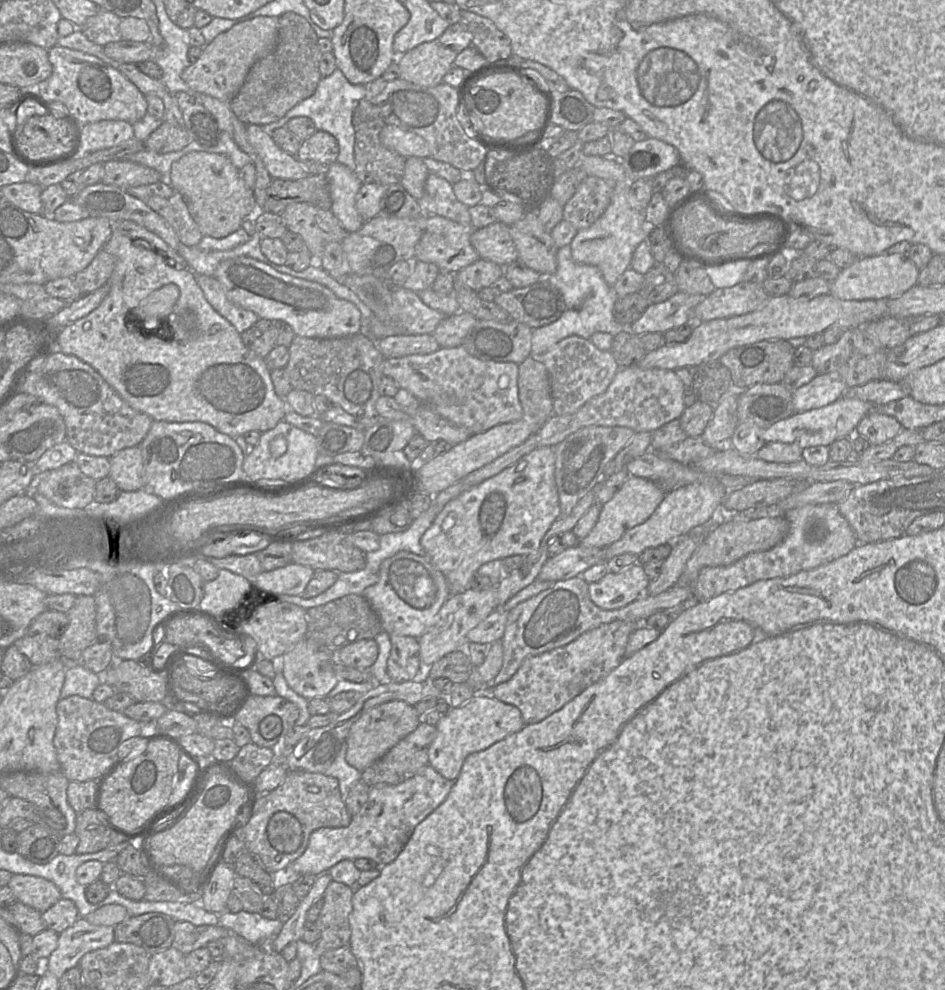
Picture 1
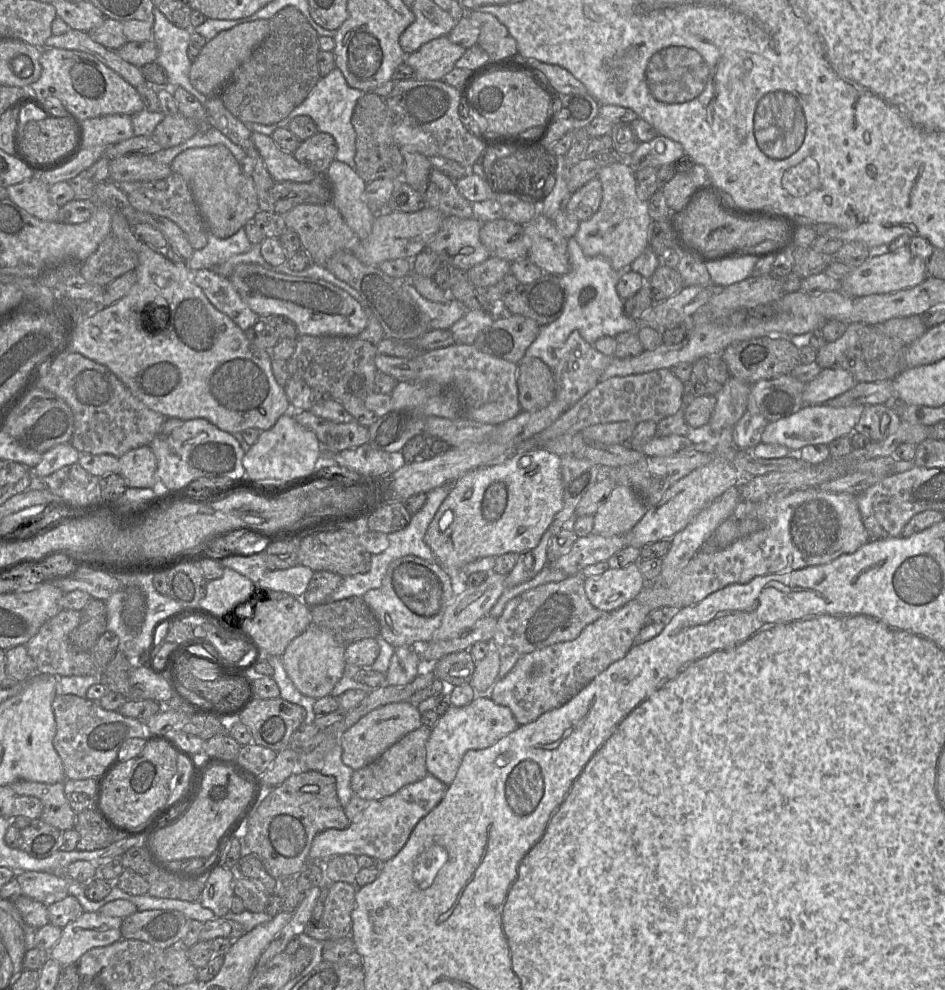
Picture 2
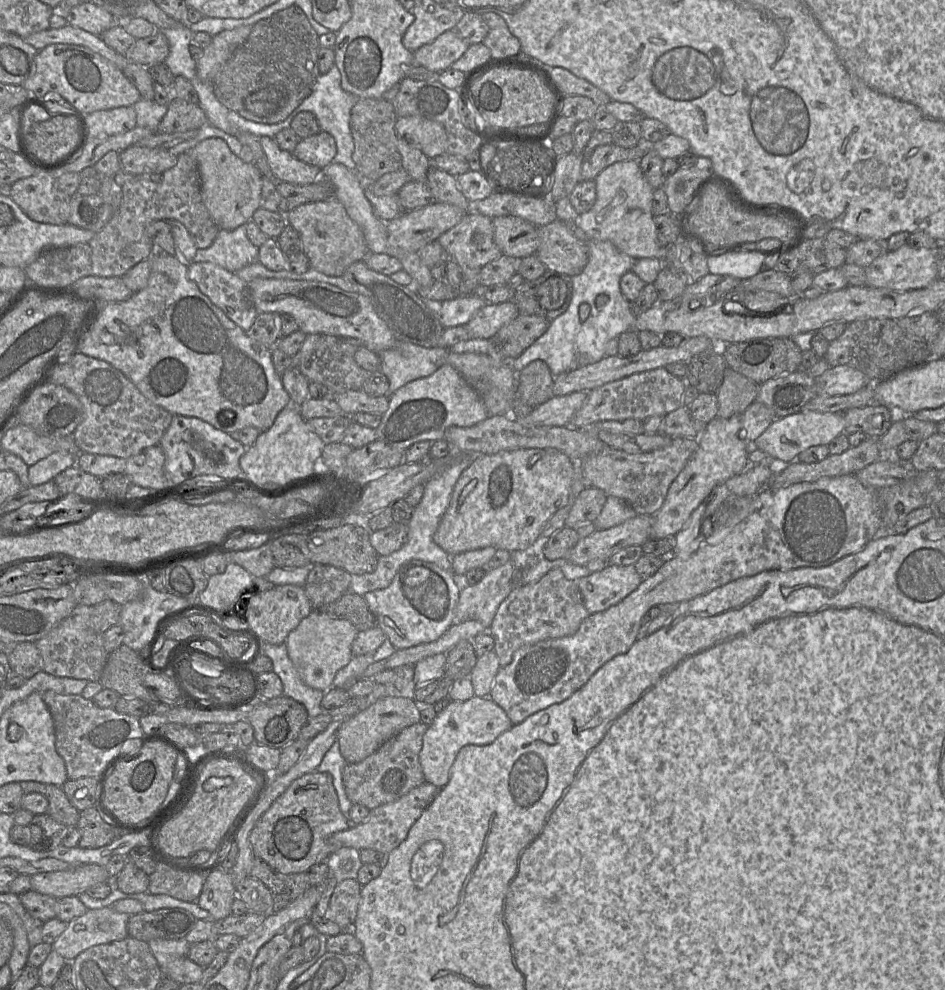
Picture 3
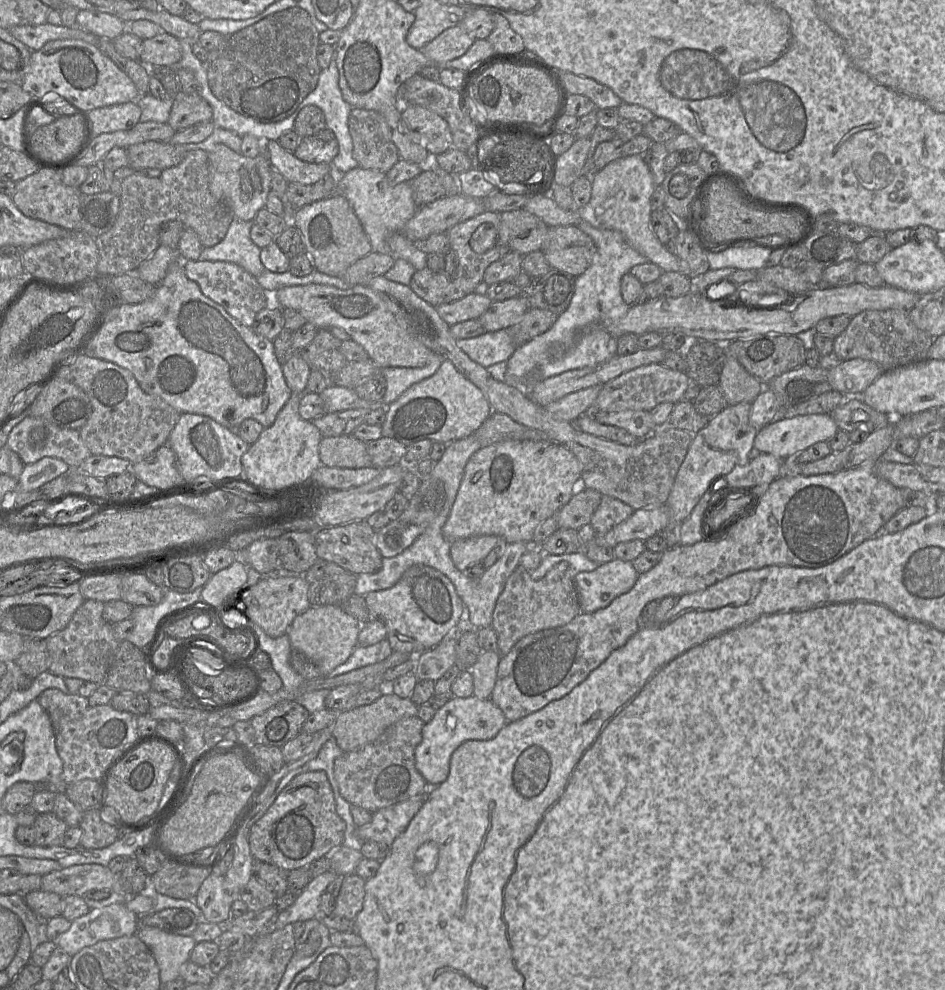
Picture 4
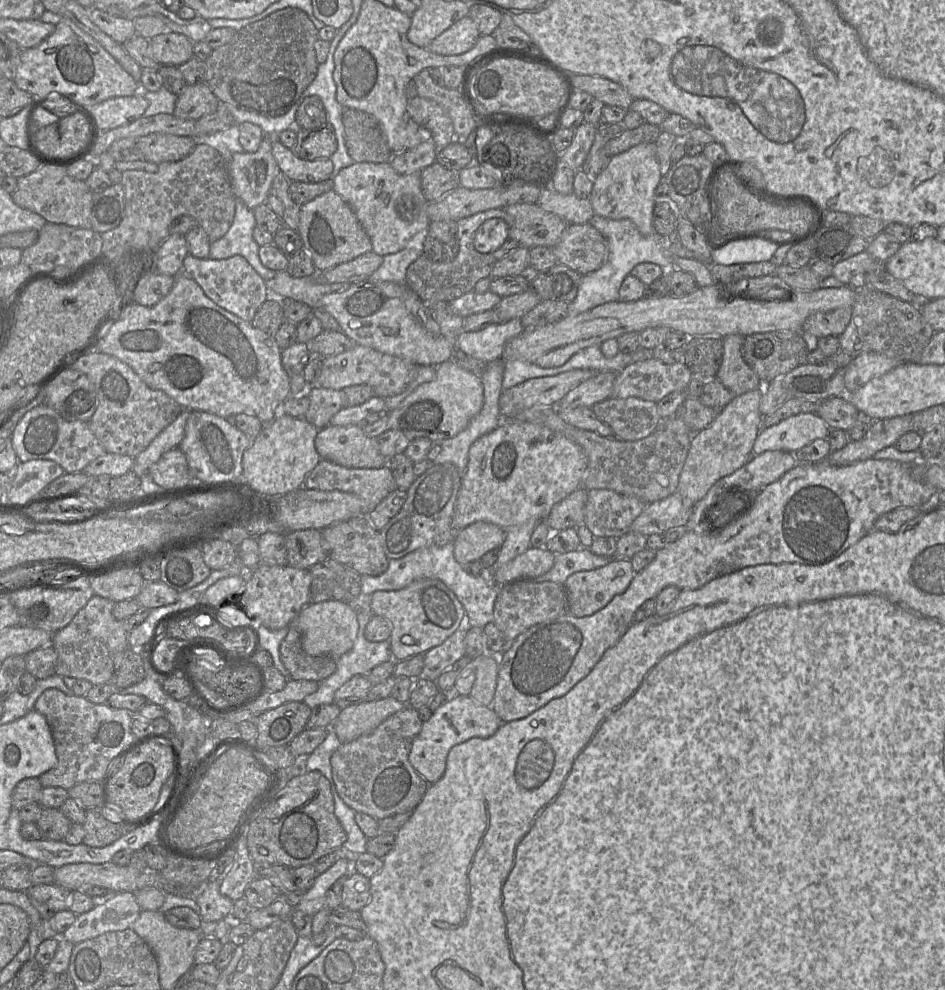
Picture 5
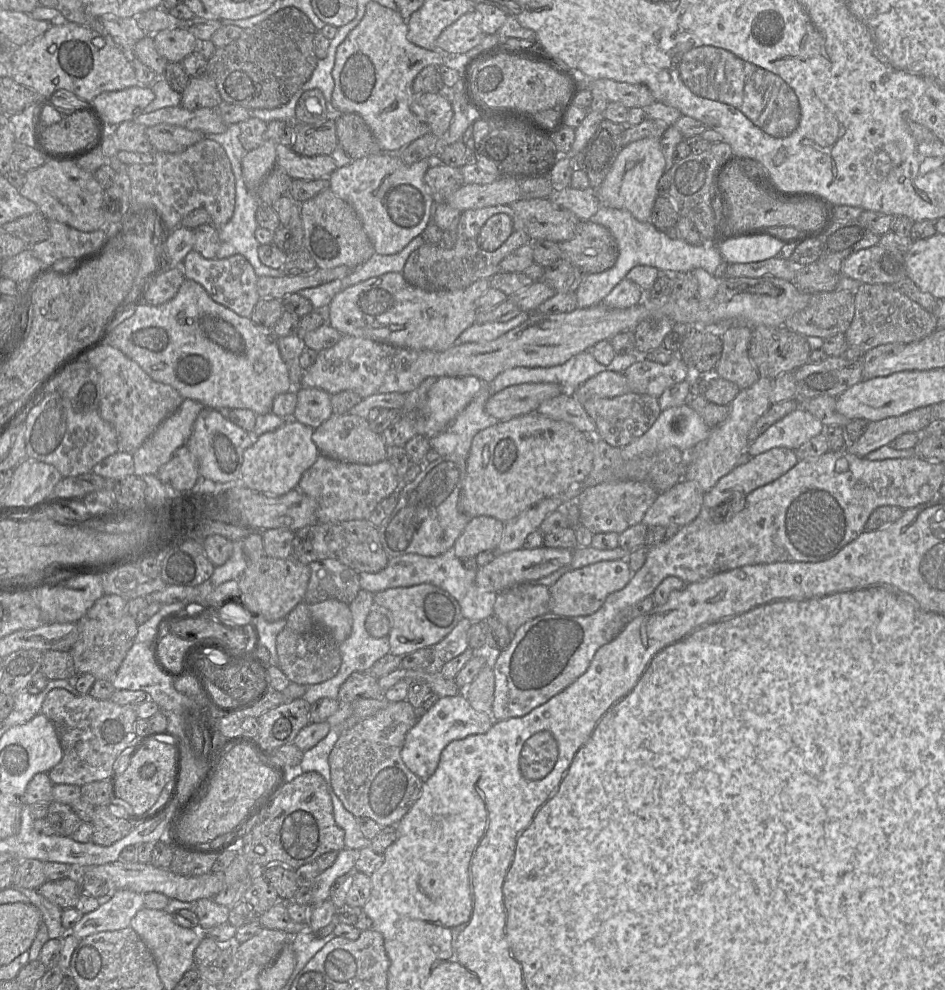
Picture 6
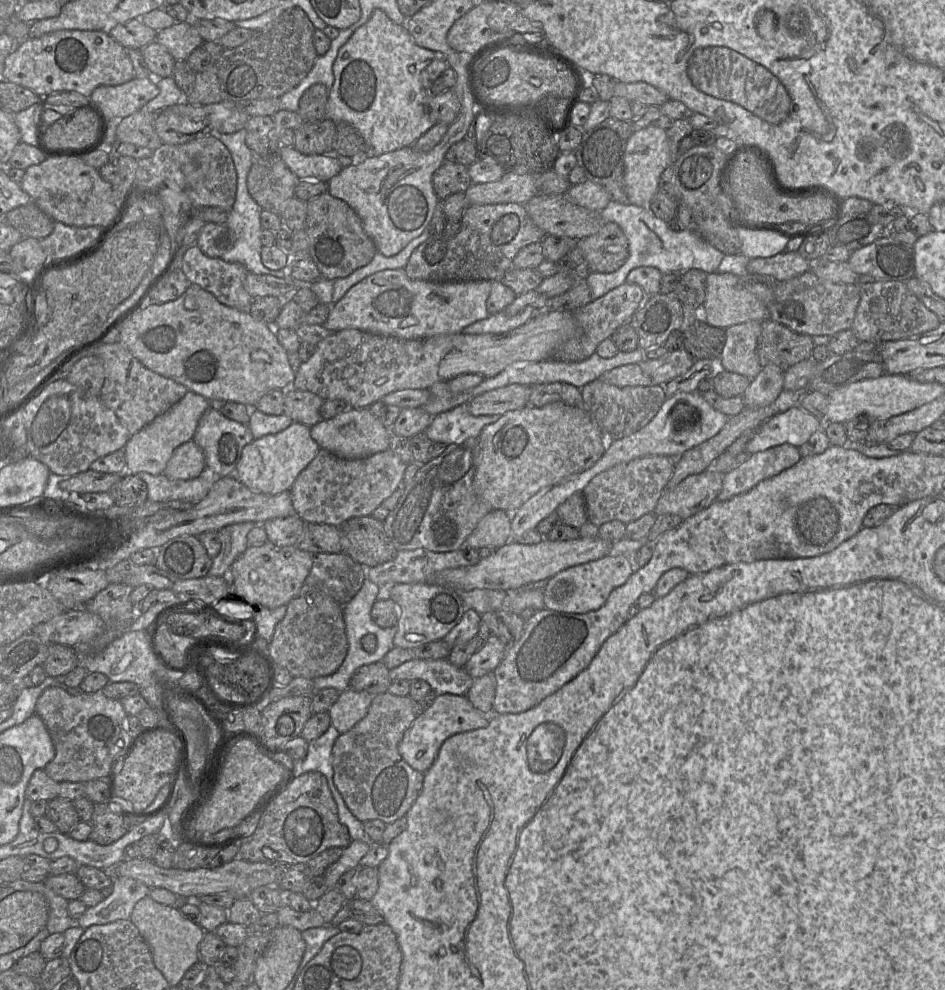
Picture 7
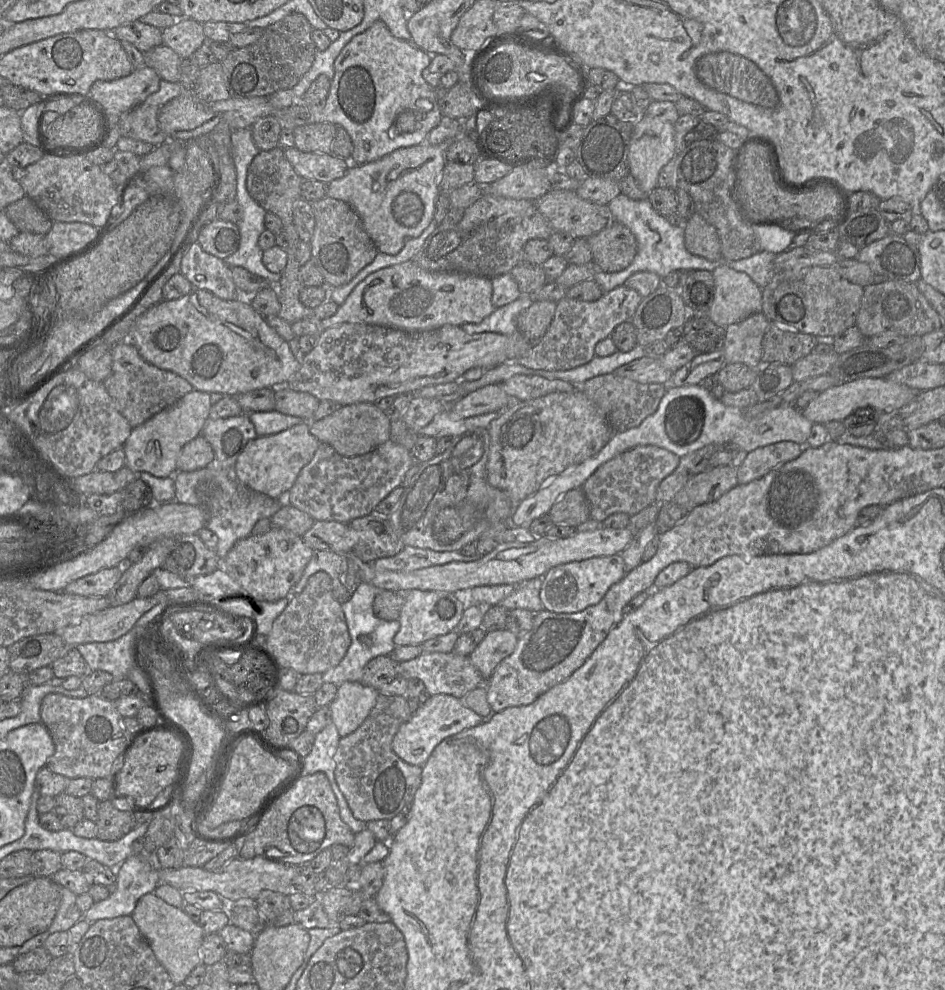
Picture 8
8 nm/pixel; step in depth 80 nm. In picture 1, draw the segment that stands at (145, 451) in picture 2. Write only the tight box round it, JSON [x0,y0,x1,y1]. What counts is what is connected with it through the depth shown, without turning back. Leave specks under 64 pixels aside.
[109,446,145,492]

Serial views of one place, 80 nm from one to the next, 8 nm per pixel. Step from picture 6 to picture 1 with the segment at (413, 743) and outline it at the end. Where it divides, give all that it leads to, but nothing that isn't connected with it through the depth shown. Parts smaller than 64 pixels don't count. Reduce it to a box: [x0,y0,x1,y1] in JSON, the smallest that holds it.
[428,692,525,782]

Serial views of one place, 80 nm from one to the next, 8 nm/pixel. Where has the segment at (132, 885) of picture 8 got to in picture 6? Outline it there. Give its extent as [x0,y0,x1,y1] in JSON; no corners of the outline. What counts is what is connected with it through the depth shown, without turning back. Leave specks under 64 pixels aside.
[67,889,144,940]

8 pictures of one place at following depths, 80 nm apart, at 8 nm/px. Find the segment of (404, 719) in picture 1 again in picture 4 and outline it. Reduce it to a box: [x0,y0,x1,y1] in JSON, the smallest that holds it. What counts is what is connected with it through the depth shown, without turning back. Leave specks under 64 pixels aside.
[331,692,418,752]

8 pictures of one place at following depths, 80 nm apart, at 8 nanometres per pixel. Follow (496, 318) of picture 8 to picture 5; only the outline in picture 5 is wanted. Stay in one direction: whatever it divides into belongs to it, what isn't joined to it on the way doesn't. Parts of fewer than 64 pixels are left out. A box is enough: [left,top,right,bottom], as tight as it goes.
[457,318,523,363]

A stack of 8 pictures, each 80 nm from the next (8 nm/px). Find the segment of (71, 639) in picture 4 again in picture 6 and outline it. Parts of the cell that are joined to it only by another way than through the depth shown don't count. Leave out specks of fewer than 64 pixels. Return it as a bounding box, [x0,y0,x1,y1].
[69,594,138,679]

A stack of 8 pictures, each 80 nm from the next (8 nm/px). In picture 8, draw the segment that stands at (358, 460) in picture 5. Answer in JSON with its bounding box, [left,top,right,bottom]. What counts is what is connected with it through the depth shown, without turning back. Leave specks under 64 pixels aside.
[310,403,390,457]

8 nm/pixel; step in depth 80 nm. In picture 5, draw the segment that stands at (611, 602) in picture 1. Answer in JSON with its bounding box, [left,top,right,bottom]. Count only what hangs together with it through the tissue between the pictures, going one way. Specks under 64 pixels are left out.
[565,558,635,617]

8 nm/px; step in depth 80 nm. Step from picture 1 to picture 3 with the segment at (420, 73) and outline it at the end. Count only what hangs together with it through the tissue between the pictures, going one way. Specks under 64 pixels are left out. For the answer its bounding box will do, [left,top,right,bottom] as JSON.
[414,30,469,73]

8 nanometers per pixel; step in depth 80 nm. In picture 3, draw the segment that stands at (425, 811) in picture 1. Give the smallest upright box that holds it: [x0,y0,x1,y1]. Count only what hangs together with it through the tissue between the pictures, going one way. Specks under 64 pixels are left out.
[329,782,440,854]

